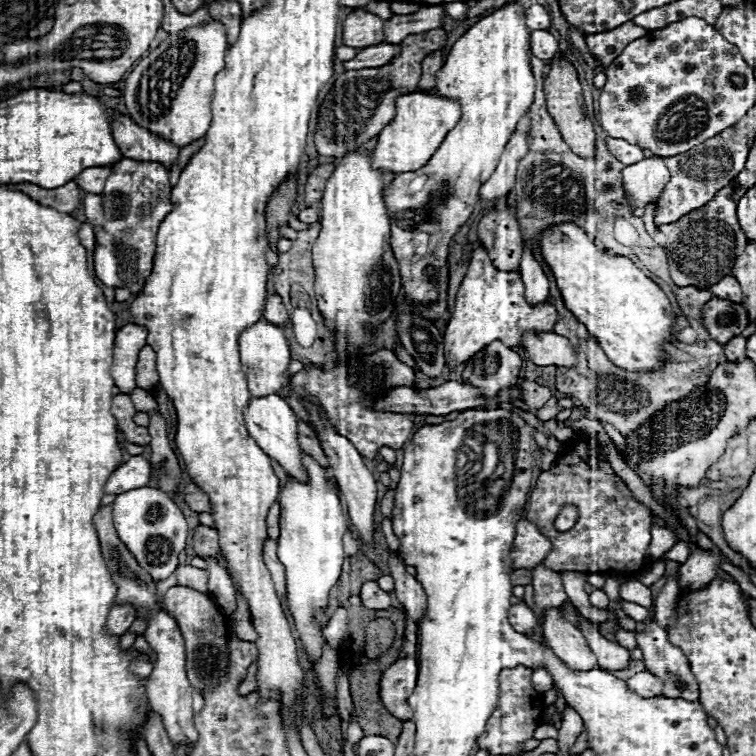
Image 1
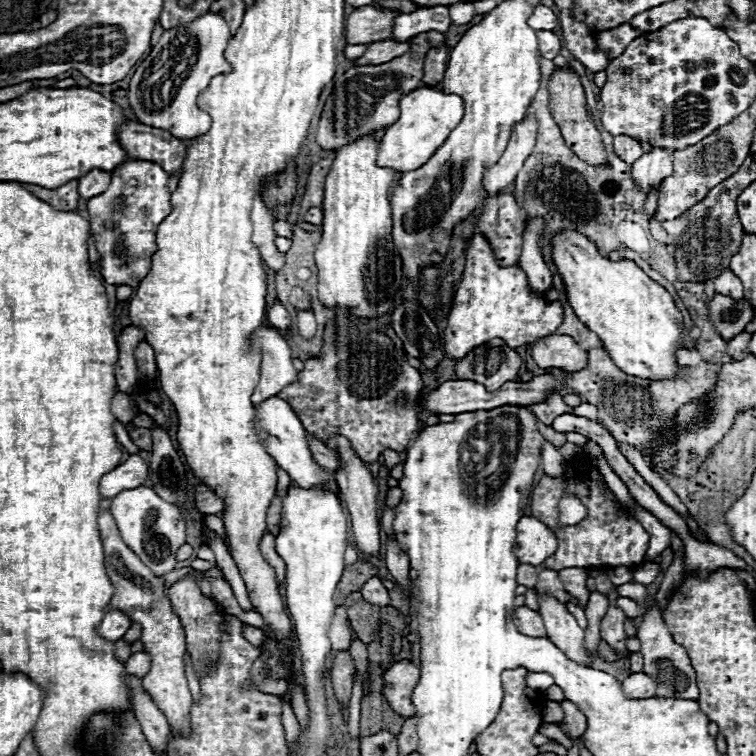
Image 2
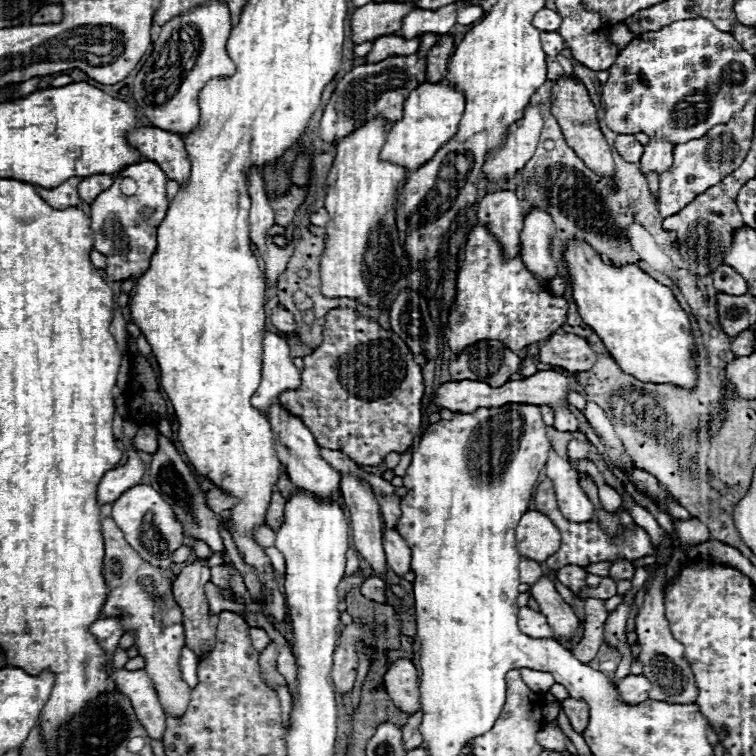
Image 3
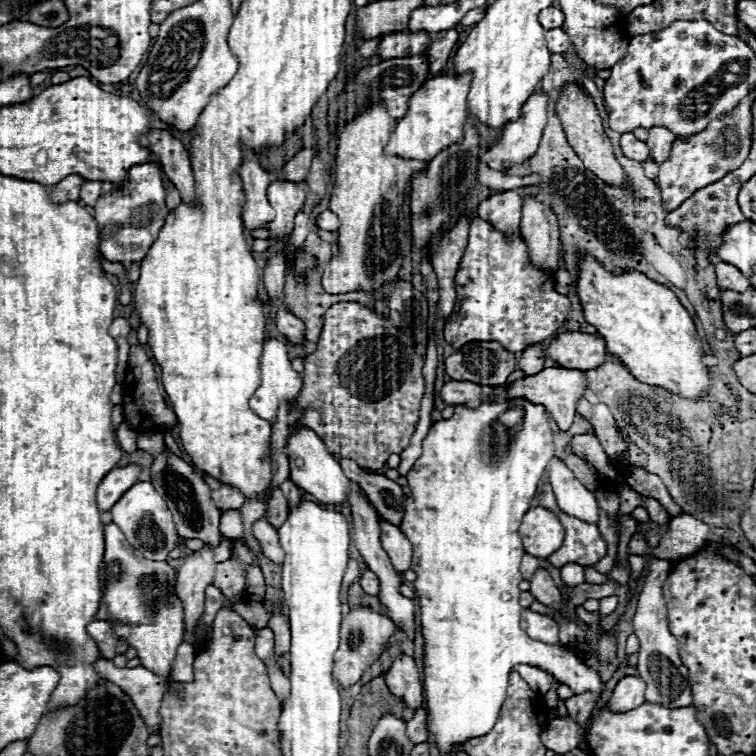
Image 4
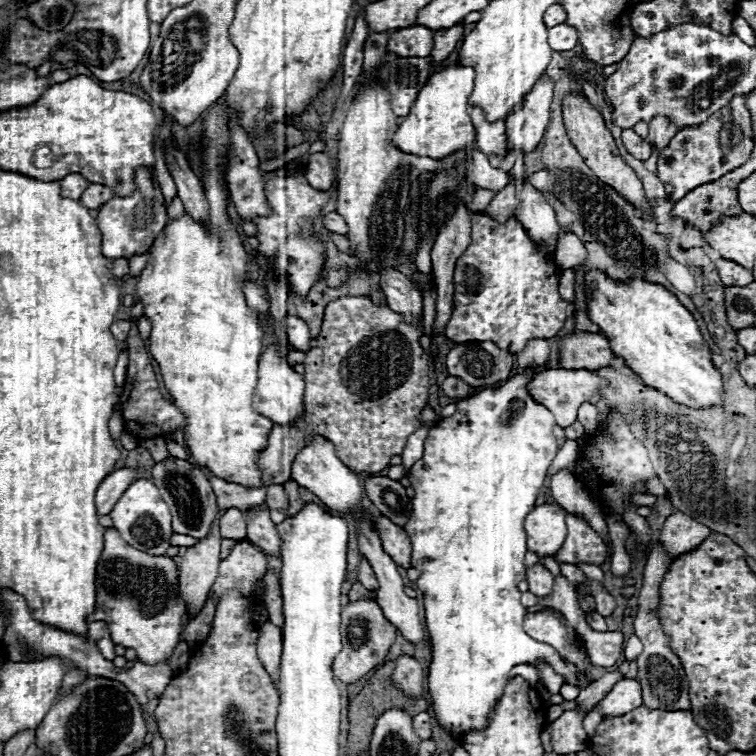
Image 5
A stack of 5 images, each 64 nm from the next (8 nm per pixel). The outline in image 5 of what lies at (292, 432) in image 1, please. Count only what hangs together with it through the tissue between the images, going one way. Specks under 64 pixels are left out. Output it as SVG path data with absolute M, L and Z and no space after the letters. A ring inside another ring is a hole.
M312 436L312 442L298 452L294 466L292 466L292 480L296 480L300 486L308 488L328 508L332 508L336 512L358 512L362 508L364 488L362 488L358 474L354 474L348 466L344 466L340 462L340 458L336 456L334 444L320 436Z

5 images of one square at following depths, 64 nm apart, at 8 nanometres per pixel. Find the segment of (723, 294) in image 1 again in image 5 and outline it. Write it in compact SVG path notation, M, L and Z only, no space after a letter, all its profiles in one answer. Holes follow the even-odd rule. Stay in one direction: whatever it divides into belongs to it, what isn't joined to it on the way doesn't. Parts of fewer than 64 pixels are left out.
M720 258L716 262L716 268L720 272L720 278L724 282L724 286L748 286L750 282L754 282L754 276L748 268L732 262L732 260L724 260Z

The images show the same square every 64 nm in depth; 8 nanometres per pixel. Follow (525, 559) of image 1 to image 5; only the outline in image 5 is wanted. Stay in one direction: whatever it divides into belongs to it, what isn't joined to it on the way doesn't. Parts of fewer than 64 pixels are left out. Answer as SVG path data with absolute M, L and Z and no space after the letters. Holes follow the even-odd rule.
M558 504L536 506L524 522L528 550L536 552L538 556L556 554L566 538L566 516L568 512Z

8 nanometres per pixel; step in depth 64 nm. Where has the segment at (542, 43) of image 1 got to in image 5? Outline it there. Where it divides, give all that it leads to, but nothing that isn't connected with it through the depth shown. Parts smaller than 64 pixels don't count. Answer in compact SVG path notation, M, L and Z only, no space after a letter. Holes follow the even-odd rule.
M558 24L548 30L548 44L554 52L572 50L578 44L578 30L568 24Z

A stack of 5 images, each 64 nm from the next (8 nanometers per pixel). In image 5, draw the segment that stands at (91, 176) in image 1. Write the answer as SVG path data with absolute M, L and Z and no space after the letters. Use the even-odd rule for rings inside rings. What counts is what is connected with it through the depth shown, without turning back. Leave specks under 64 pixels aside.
M90 184L90 186L84 190L80 202L82 202L82 206L86 206L88 210L96 210L96 208L100 208L102 204L106 204L112 196L114 196L114 194L112 194L112 190L110 190L108 186Z

